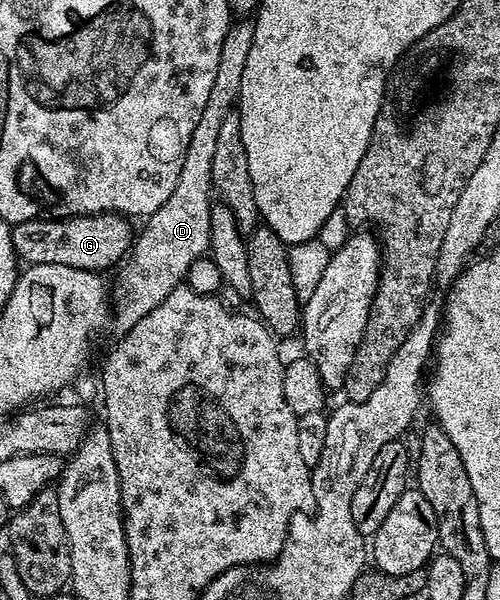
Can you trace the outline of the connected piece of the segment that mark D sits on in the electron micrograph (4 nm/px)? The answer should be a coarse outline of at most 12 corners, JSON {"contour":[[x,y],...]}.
{"contour":[[254,23],[231,25],[176,188],[110,292],[127,334],[210,247],[212,159]]}

